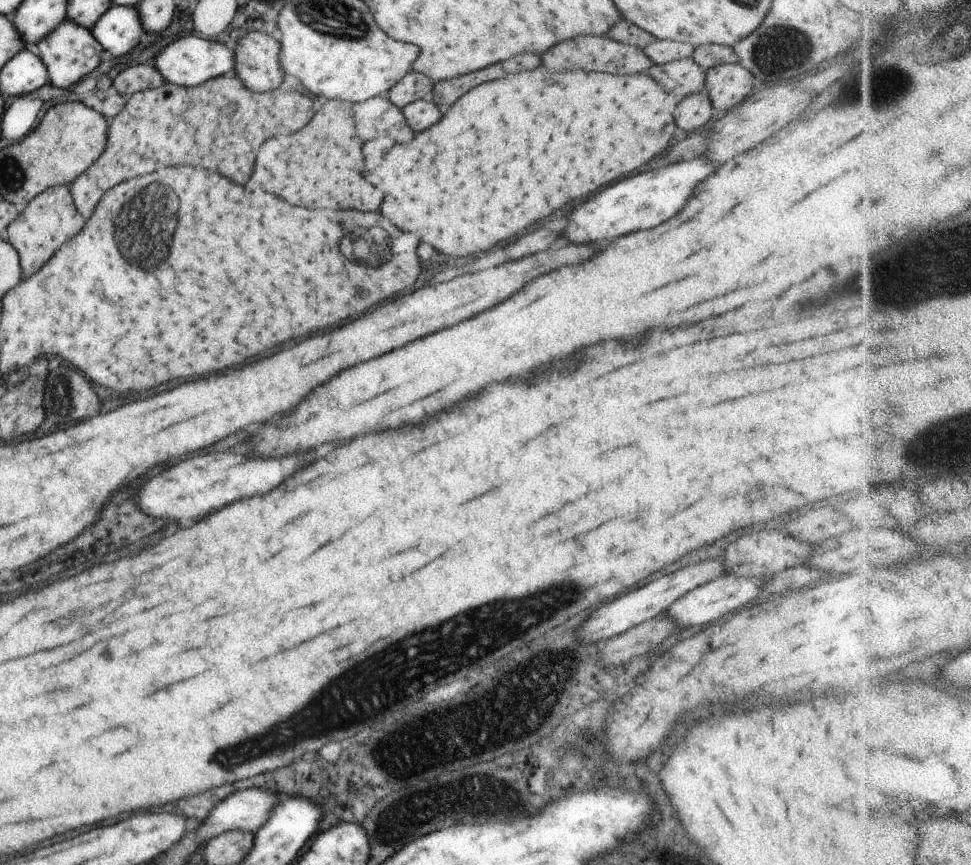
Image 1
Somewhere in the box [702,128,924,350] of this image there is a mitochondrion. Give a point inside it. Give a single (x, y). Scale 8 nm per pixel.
(849, 288)

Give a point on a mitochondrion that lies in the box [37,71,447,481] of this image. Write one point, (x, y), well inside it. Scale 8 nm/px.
(142, 242)

